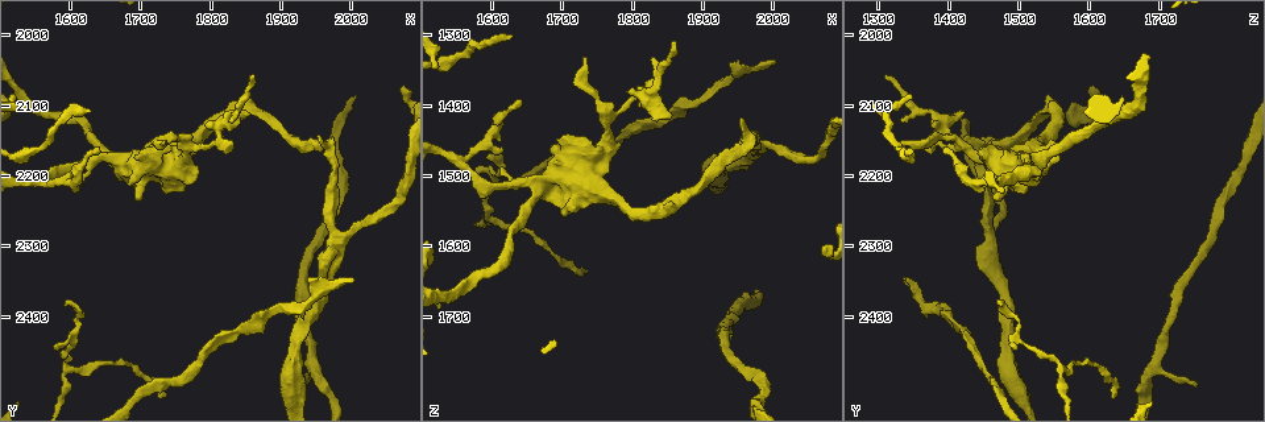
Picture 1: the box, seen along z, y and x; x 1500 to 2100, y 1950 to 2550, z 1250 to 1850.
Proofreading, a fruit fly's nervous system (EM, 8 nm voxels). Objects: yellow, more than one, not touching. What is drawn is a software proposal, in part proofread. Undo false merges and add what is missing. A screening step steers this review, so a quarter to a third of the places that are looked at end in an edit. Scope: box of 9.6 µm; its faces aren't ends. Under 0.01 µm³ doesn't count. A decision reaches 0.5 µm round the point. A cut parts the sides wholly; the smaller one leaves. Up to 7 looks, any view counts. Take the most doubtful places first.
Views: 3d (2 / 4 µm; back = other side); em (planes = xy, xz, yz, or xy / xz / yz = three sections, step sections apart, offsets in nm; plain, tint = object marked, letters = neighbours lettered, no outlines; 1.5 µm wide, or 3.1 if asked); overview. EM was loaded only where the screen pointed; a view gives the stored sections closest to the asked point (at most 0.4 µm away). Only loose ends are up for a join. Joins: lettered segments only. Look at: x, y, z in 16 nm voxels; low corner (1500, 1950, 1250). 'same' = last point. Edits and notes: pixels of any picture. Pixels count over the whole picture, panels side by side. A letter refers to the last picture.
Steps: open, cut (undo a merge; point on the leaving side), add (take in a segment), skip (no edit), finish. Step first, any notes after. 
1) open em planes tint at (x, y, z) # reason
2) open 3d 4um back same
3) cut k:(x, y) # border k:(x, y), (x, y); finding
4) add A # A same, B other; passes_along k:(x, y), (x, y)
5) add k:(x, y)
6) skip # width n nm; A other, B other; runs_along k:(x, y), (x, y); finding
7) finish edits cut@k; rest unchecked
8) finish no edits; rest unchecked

open em planes tint at (1640, 2160, 1395) # free end

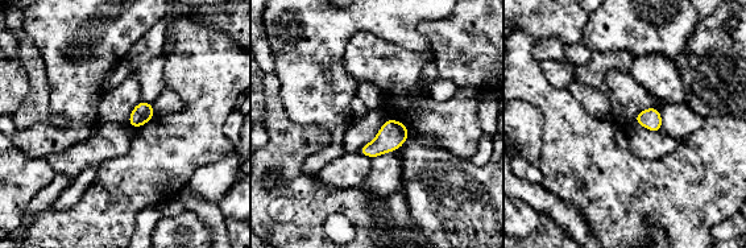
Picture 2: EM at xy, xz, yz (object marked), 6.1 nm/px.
open em planes letters same

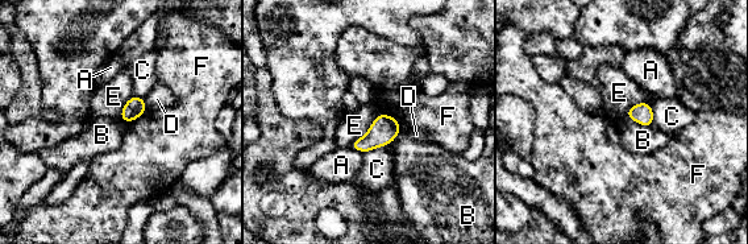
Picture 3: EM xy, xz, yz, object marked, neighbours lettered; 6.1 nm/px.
skip # A other, B other, C other, D other, E other, F other; border 3:(389, 143), (364, 153); none of them fits

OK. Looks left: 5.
open 3d 4um at (1590, 2480, 1565) # three-way junction

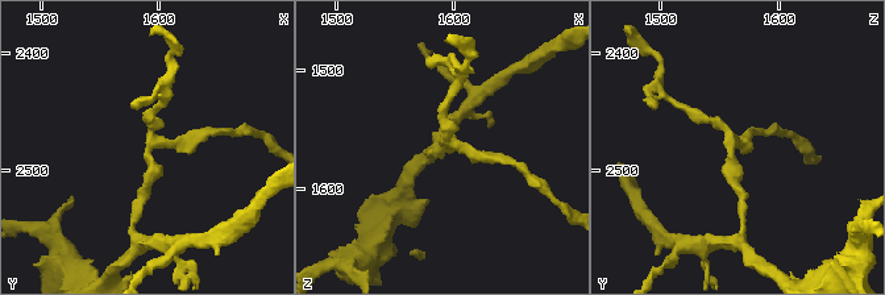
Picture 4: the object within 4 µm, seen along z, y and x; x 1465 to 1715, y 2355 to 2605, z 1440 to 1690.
open em planes tint at (1596, 2476, 1560) # arms 3

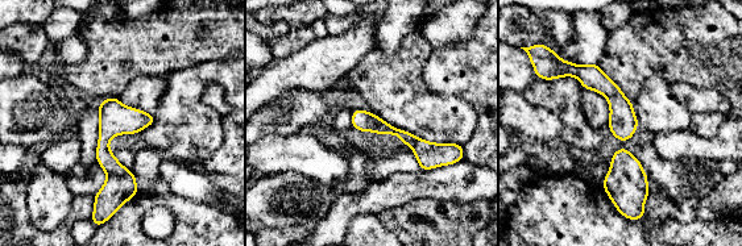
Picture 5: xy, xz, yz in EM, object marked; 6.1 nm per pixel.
open em planes letters same

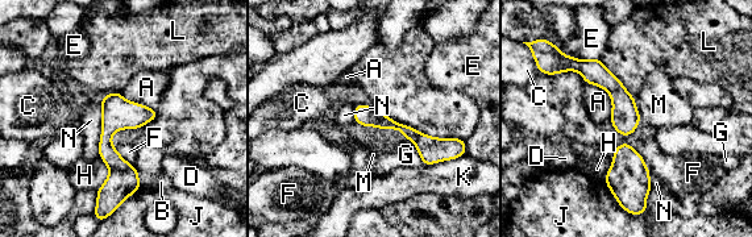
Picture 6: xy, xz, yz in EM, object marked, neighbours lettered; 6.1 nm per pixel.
skip # width 120 nm; A other, B other, C other, D other, E other, F other, G other, H other, J other, K other, L other, M other, N other; border 6:(586, 83), (609, 94), (610, 119); continuous, no second neuron

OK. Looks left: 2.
open 3d 2um at (1740, 2510, 1635) # branch stops here

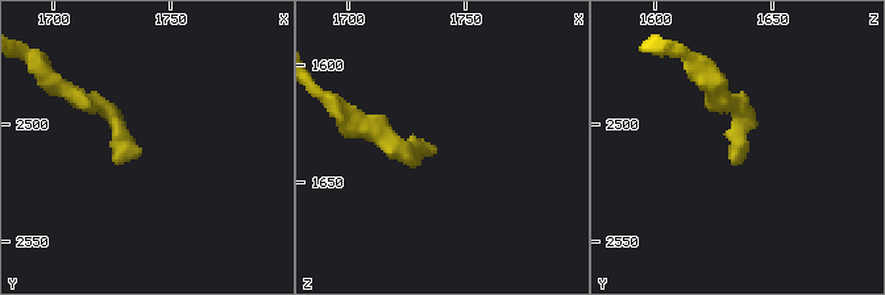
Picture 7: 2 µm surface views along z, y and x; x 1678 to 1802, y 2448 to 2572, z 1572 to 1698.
open em planes letters at (1737, 2511, 1635)

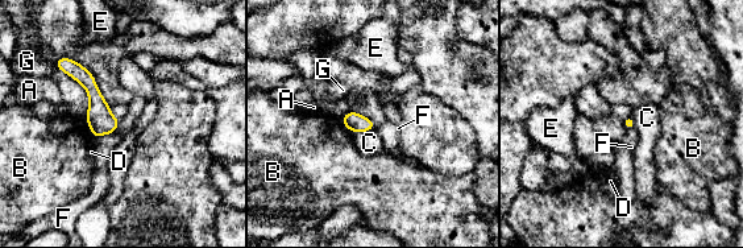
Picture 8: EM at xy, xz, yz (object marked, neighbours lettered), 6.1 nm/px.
skip # A other, B other, C other, D other, E other, F other, G other; no lettered segment goes on from it

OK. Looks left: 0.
finish no edits; rest unchecked

